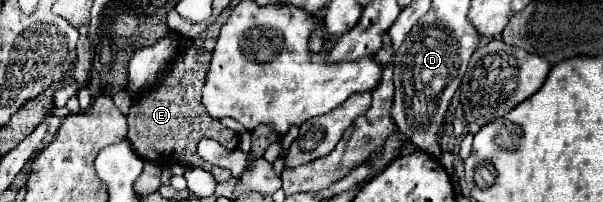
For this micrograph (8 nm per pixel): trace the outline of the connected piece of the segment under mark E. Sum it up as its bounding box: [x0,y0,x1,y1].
[127,45,239,183]

